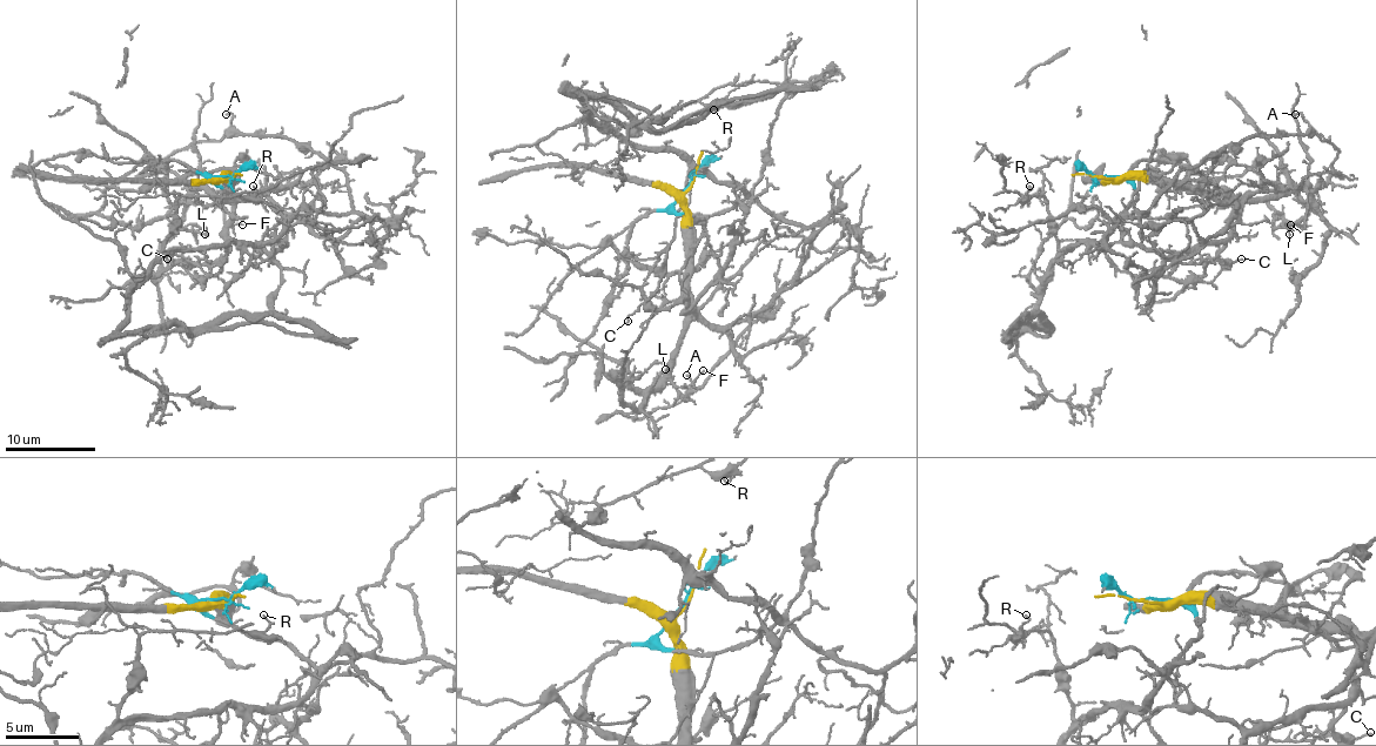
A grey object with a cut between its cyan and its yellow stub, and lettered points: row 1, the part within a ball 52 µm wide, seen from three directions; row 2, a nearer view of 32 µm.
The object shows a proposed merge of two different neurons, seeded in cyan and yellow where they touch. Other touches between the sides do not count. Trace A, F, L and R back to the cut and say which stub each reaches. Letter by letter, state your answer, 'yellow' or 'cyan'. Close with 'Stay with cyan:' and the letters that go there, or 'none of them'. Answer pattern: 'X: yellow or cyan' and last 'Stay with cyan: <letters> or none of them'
A: cyan
F: yellow
L: yellow
R: cyan
Stay with cyan: A, R

